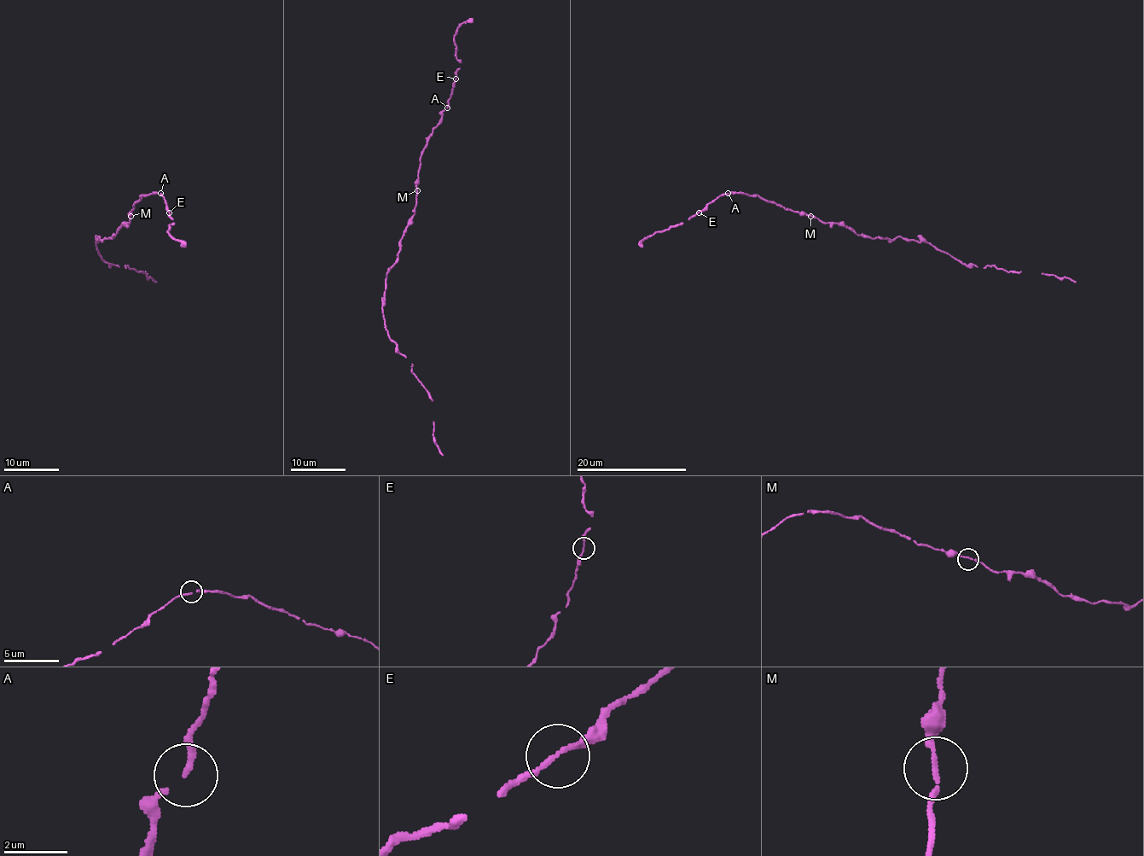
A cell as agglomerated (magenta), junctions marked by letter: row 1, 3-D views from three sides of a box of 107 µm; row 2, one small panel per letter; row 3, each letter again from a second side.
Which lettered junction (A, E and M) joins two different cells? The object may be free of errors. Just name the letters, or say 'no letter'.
no letter

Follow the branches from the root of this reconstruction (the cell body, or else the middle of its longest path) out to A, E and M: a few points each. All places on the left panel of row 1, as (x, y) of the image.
A: (119, 229), (129, 223), (133, 205), (142, 195), (160, 193)
E: (119, 229), (129, 223), (133, 205), (142, 195), (151, 193), (160, 193), (169, 212)
M: (119, 229), (129, 223), (130, 216)

